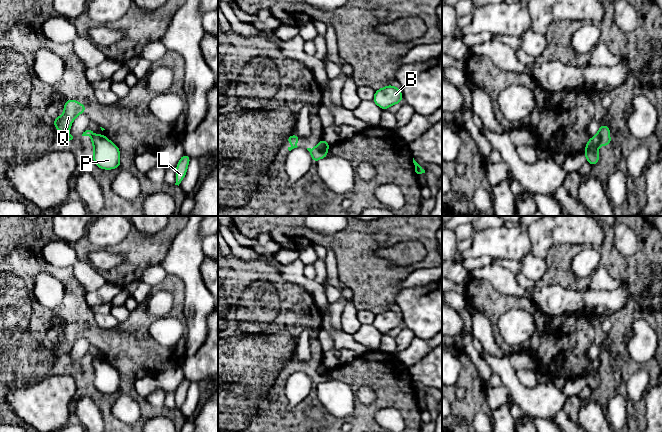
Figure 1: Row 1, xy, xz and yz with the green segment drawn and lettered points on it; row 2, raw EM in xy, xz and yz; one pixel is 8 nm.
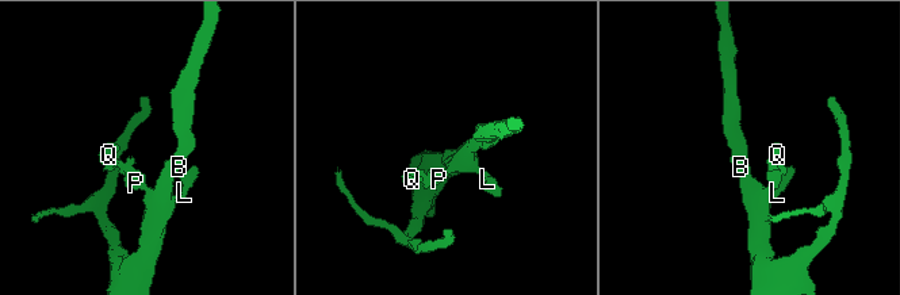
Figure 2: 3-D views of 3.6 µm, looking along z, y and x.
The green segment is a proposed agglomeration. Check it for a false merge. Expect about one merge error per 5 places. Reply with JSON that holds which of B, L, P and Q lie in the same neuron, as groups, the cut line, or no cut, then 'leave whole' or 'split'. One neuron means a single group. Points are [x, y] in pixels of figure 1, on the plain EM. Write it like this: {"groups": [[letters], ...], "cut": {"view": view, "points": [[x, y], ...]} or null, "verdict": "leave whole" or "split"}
{"groups": [["B", "L", "P"], ["Q"]], "cut": {"view": "yz", "points": [[596, 359], [601, 368]]}, "verdict": "split"}

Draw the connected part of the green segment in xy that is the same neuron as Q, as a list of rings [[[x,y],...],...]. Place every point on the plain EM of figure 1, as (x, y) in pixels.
[[[68,323],[64,328],[64,337],[54,342],[54,349],[57,356],[63,355],[67,357],[67,360],[63,361],[63,365],[70,365],[73,360],[70,358],[70,351],[74,343],[79,339],[84,337],[86,330],[77,326],[74,323]]]

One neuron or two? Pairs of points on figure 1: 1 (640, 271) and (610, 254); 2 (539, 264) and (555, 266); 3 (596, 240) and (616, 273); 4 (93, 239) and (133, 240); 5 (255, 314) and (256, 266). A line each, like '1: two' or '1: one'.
1: one
2: two
3: two
4: two
5: one

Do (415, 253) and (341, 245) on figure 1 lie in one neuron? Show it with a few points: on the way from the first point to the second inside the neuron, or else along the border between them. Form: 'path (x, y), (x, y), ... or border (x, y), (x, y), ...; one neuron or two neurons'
path (397, 253), (383, 253), (379, 255), (359, 254); one neuron

